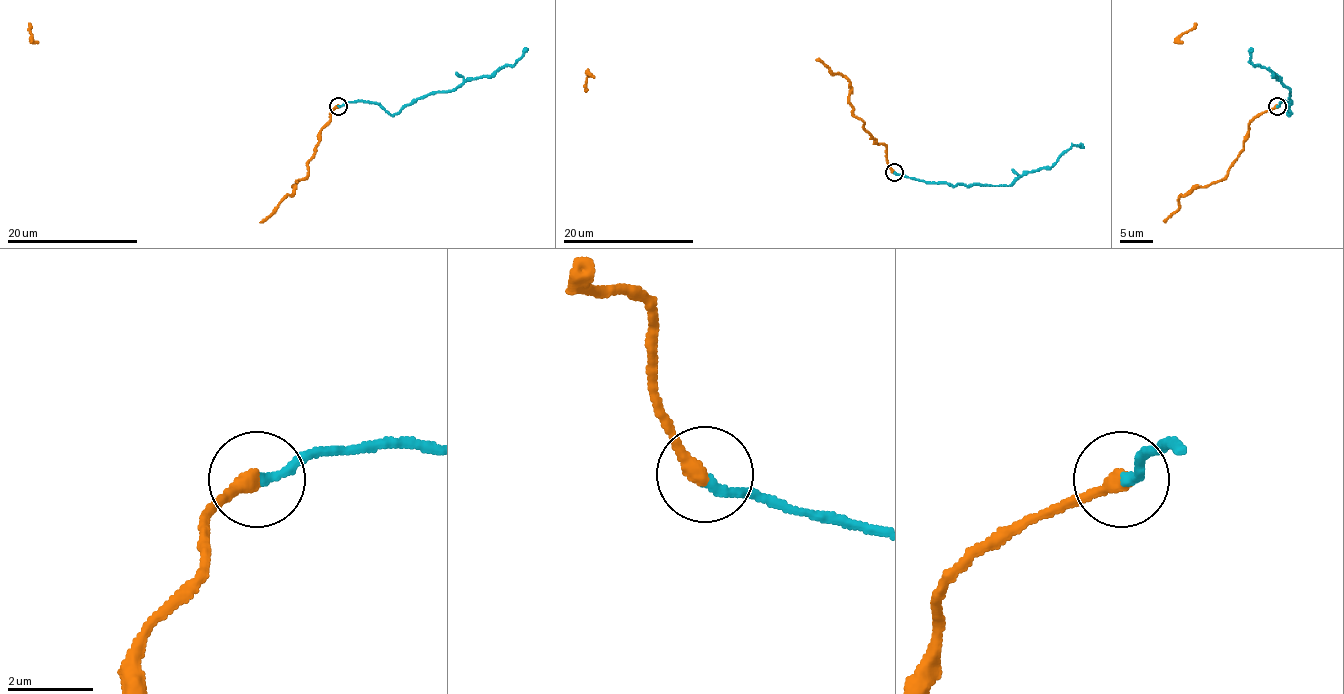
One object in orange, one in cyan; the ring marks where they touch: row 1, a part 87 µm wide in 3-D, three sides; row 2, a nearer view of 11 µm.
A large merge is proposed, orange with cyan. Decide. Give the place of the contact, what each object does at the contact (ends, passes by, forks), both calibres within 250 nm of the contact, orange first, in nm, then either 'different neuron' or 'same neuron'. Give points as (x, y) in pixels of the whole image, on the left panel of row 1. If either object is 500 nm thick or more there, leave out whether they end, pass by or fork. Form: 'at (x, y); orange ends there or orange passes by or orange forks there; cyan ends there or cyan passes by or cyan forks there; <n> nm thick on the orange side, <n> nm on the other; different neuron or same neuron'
at (338, 106); orange ends there; cyan ends there; 380 nm thick on the orange side, 200 nm on the other; different neuron

